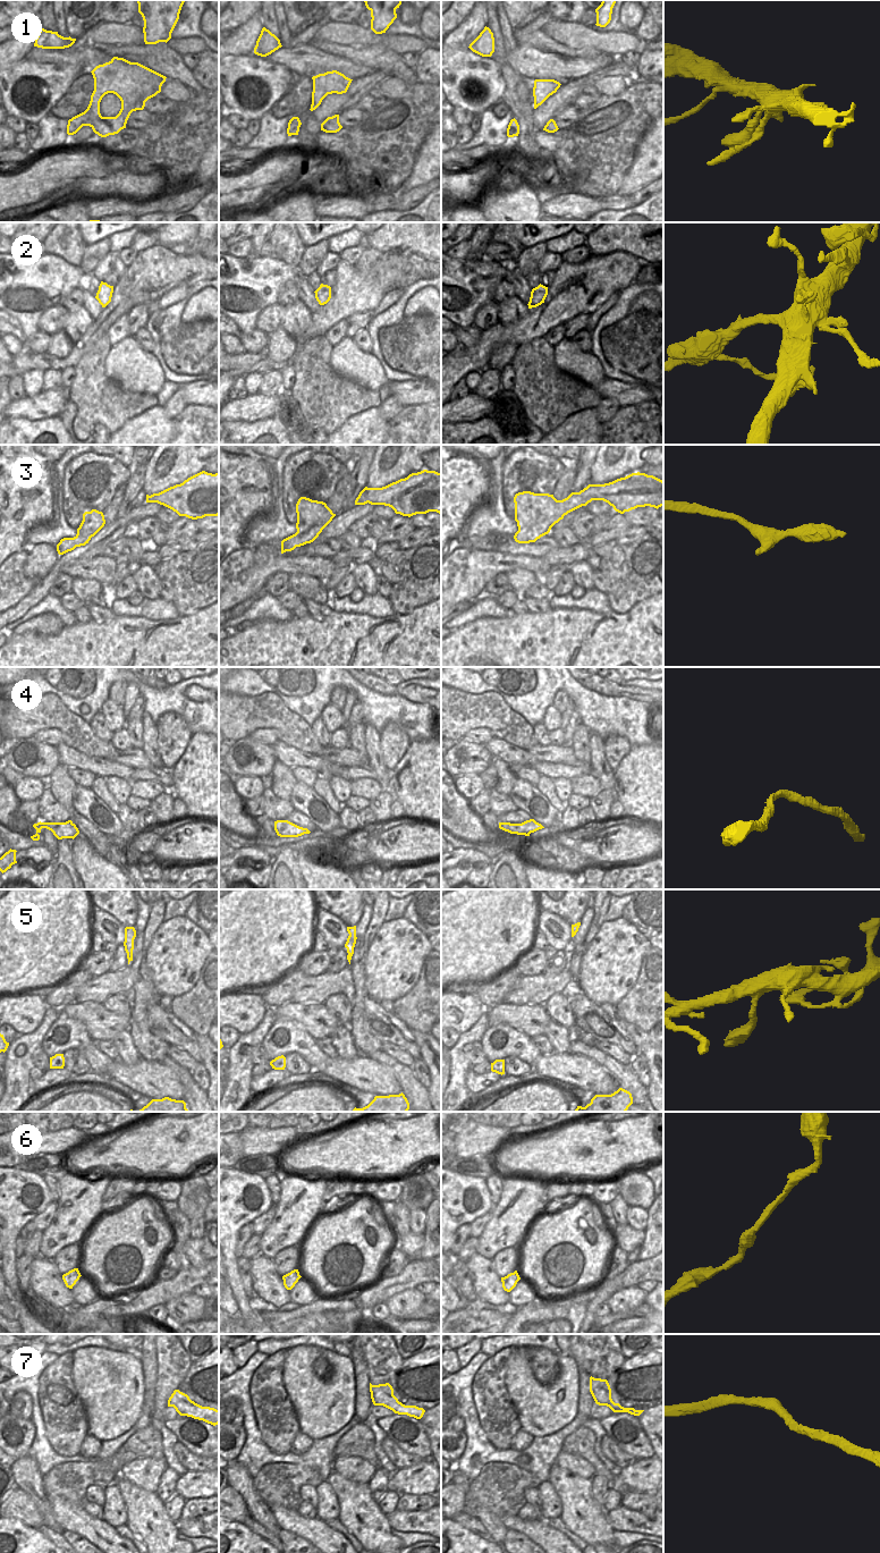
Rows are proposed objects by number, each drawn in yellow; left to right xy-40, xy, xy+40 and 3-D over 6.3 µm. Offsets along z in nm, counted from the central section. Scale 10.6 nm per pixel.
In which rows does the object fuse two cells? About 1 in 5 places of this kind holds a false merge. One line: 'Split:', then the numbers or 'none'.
Split: 2

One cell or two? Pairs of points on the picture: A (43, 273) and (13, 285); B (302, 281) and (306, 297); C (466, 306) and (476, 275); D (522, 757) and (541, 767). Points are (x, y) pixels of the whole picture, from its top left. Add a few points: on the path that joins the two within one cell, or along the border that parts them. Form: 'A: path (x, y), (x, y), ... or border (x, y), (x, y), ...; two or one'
A: path (35, 281), (32, 285), (20, 285); one
B: path (302, 285), (305, 294); one
C: path (470, 298), (470, 290), (476, 283); one
D: border (538, 761), (531, 766); two

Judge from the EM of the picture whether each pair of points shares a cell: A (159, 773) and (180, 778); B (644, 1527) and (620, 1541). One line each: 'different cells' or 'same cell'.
A: different cells
B: different cells

